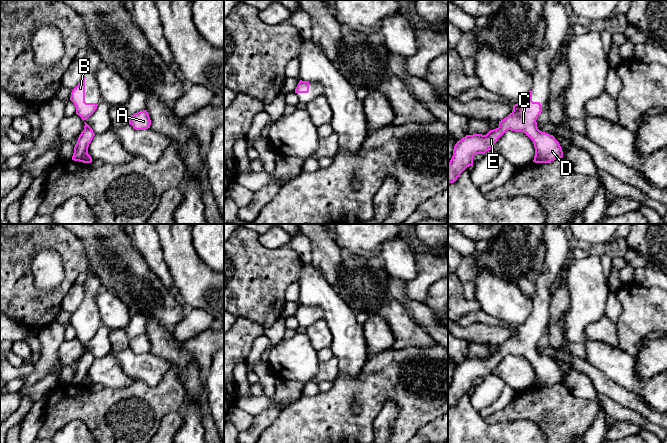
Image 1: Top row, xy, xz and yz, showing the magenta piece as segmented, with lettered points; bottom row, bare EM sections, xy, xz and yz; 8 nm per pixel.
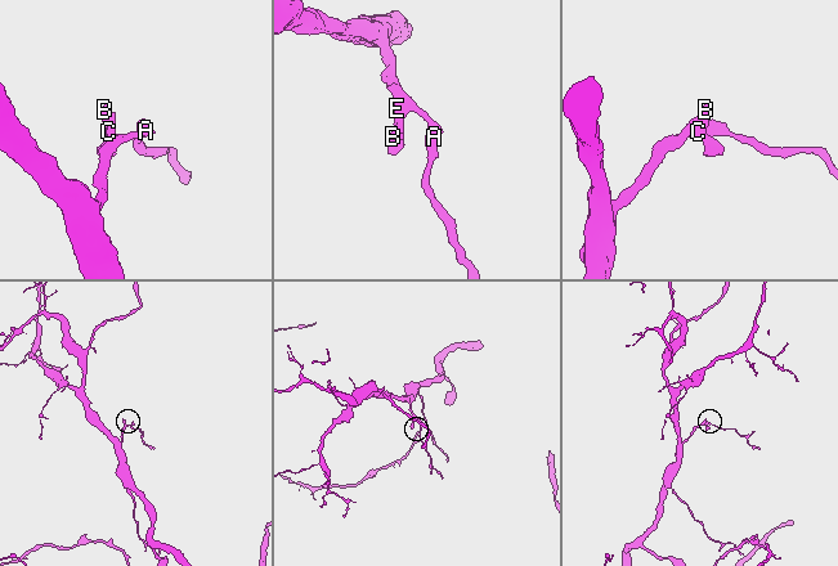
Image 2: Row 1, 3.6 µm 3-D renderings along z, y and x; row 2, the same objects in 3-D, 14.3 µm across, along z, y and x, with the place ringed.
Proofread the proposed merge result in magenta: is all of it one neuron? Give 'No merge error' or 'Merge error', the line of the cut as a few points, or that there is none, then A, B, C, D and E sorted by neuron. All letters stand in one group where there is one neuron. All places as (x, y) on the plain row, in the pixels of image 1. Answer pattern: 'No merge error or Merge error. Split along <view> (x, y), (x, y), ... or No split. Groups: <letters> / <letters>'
No merge error. No split. Groups: A B C D E

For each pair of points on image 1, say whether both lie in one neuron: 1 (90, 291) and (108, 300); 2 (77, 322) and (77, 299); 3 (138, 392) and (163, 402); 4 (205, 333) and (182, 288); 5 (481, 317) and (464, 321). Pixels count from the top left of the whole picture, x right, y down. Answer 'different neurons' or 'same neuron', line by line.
1: different neurons
2: different neurons
3: same neuron
4: different neurons
5: same neuron

